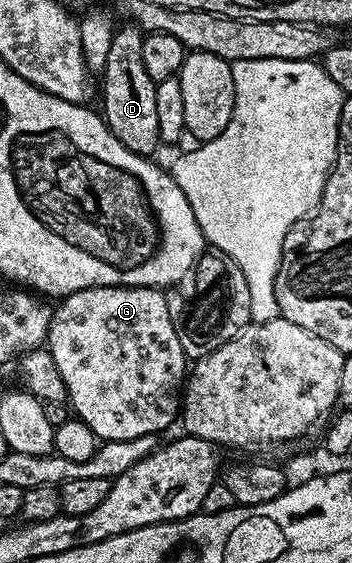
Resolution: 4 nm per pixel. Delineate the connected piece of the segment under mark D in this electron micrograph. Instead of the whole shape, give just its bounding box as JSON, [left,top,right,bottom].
[101,24,161,156]

